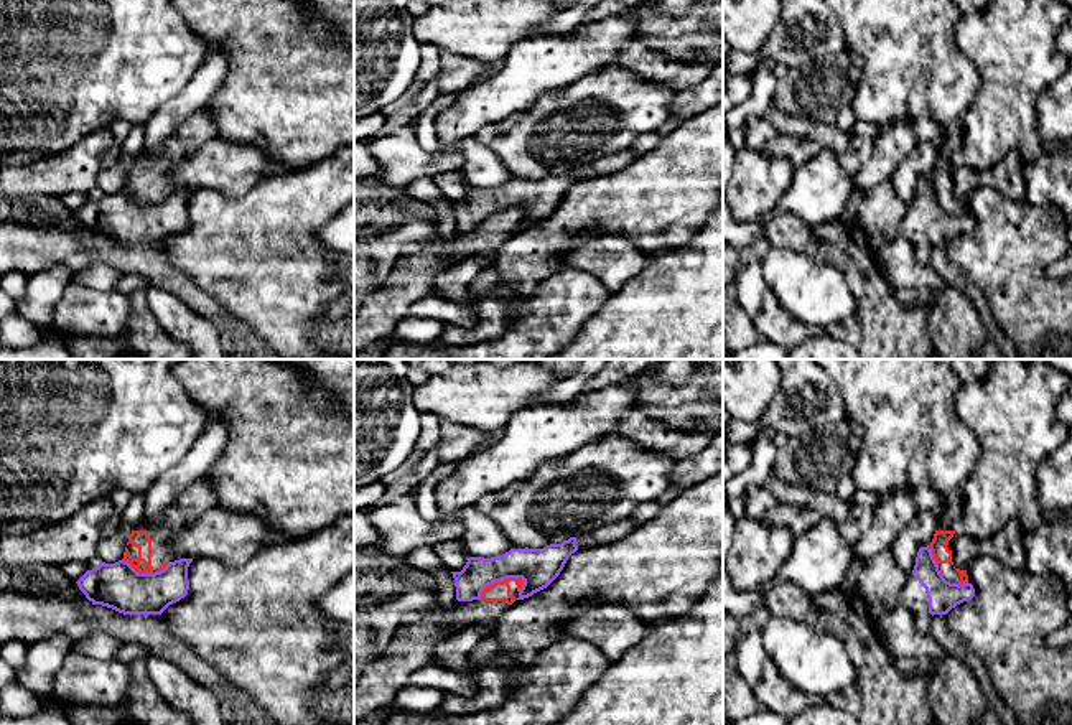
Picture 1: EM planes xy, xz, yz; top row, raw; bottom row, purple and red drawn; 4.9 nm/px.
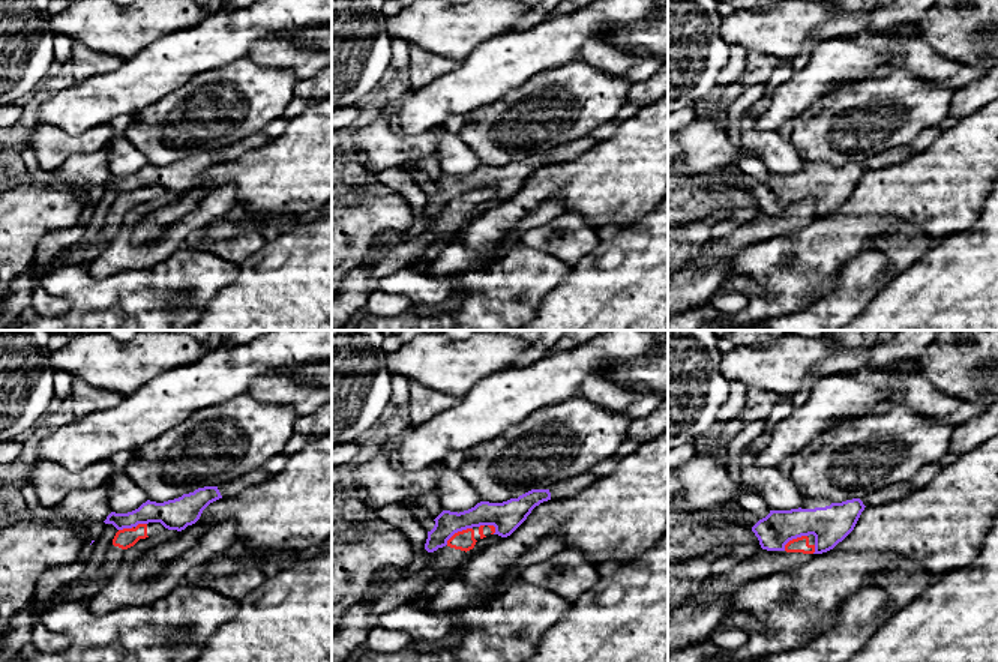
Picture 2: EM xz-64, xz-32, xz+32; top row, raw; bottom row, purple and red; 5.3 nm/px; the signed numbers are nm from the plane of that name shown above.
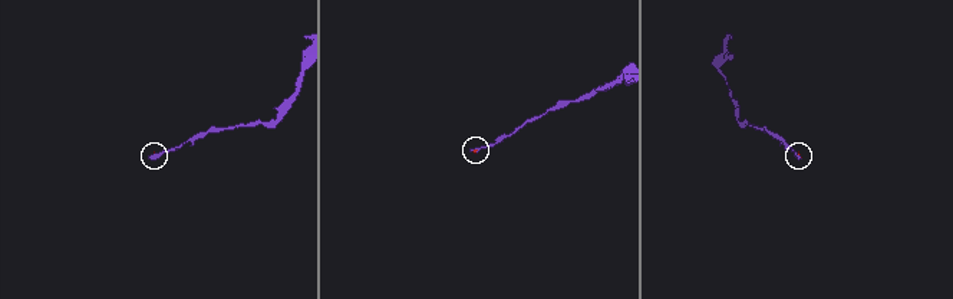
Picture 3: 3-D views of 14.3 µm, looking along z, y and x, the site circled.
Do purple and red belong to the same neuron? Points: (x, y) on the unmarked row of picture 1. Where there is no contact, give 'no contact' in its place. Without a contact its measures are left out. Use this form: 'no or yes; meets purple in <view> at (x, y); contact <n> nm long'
no; meets purple in xz at (499, 211); contact 240 nm long

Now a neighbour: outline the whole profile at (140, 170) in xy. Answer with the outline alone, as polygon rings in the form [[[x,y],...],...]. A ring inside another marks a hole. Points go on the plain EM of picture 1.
[[[201,109],[183,122],[179,135],[160,152],[142,152],[132,161],[122,191],[138,204],[163,201],[171,189],[173,168],[214,137],[217,137],[217,127],[212,115],[207,109]]]

